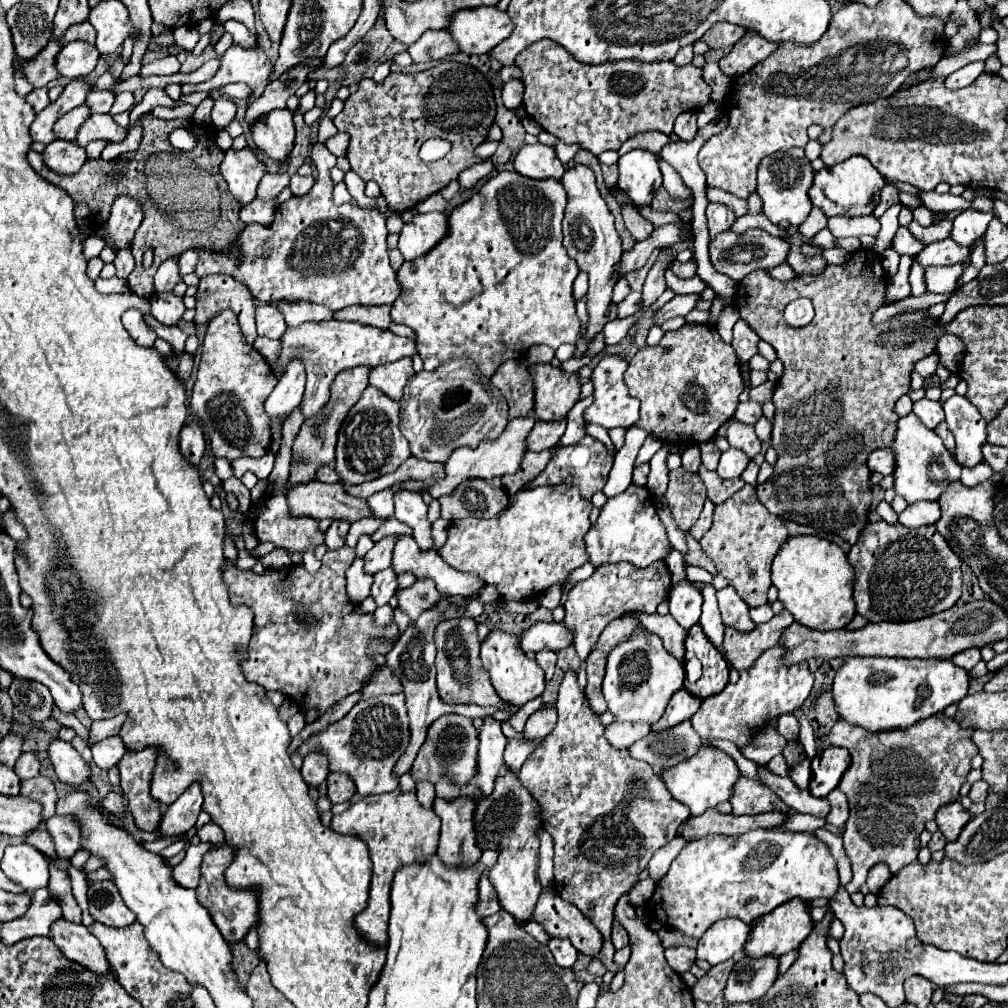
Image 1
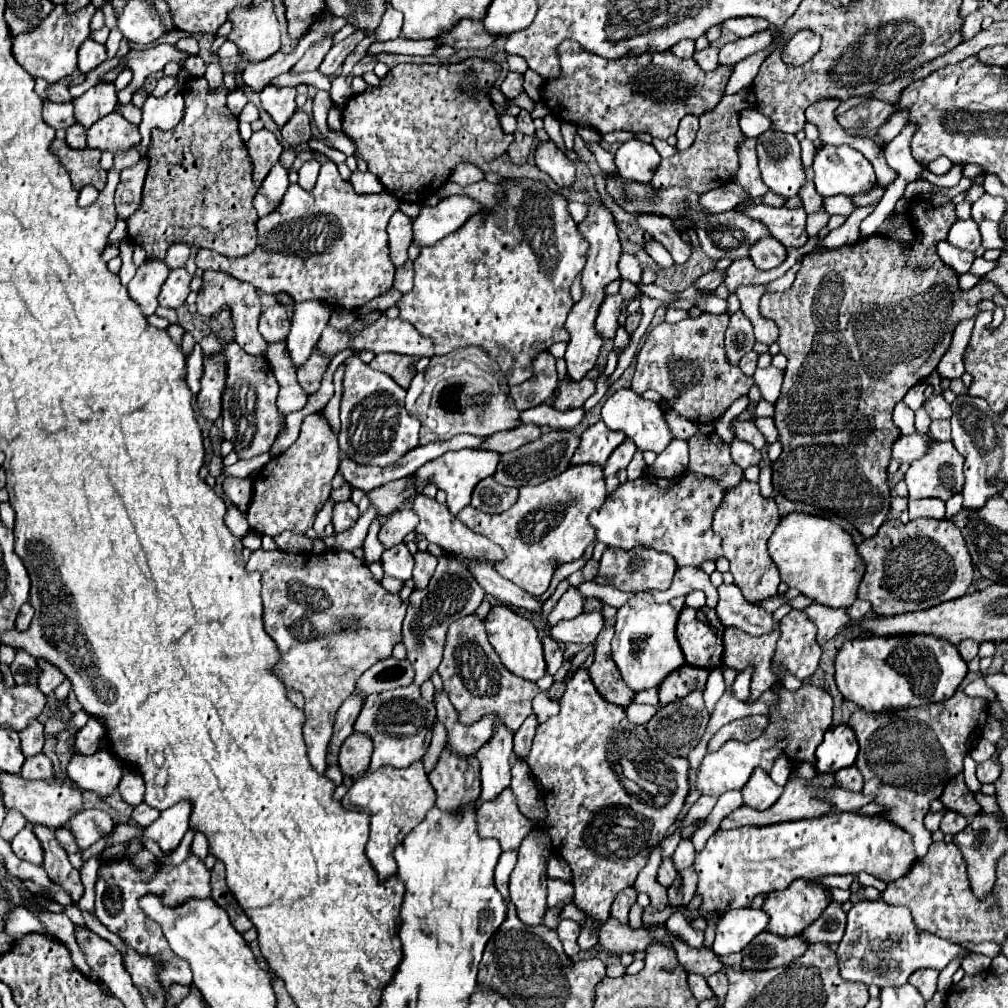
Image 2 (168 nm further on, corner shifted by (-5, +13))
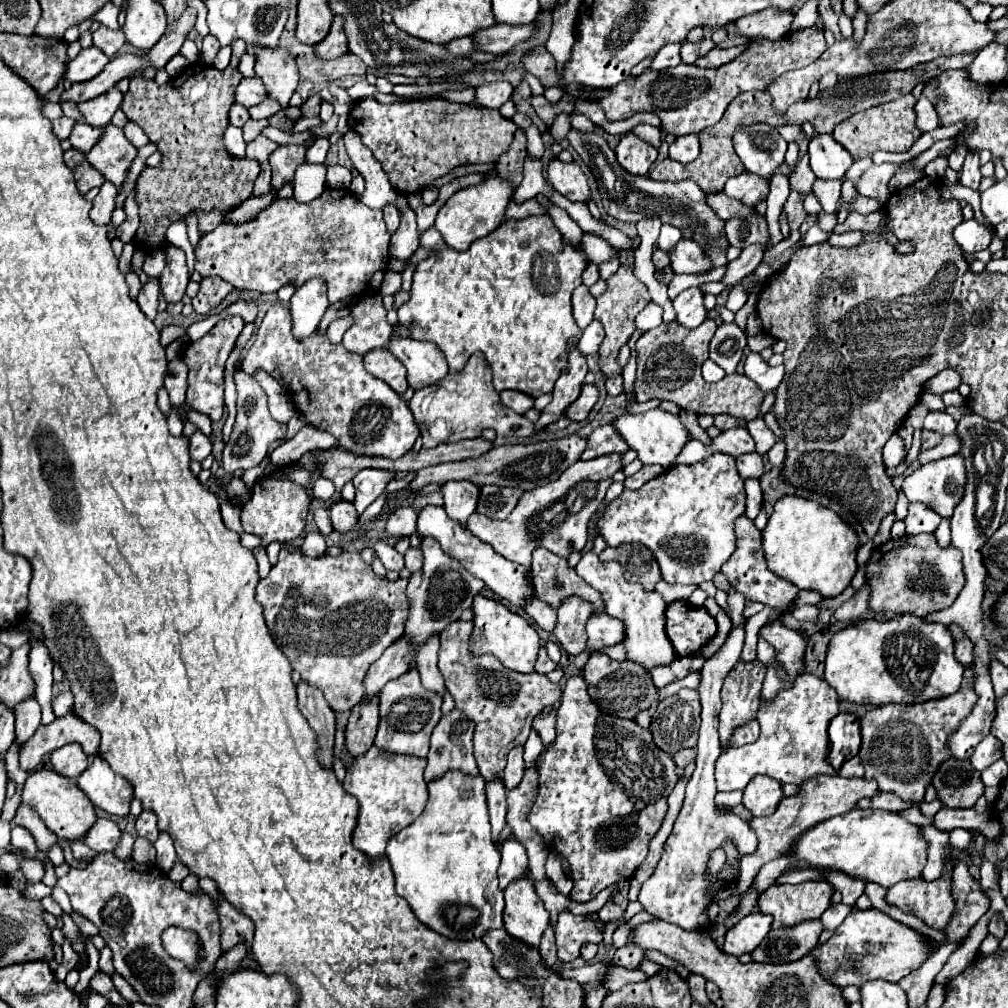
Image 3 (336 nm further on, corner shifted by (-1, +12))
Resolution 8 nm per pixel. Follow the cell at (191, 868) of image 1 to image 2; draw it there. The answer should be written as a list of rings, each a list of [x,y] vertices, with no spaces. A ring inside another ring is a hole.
[[[191,854],[189,860],[181,864],[181,868],[169,868],[167,864],[159,864],[159,862],[151,862],[145,868],[135,868],[127,858],[120,859],[101,863],[97,884],[95,884],[95,914],[107,930],[123,938],[137,954],[151,956],[155,962],[163,964],[163,968],[159,970],[159,984],[165,990],[165,998],[169,1000],[171,984],[191,986],[193,976],[191,976],[191,970],[187,968],[187,962],[171,952],[161,932],[161,926],[141,910],[139,898],[147,894],[155,894],[155,896],[161,896],[165,900],[165,906],[169,908],[177,908],[191,898],[209,898],[211,896],[209,870],[201,860],[195,858],[195,854]]]

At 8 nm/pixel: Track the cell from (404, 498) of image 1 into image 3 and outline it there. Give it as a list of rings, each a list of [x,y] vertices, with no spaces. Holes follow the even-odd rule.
[[[433,505],[423,507],[419,513],[419,519],[417,519],[417,533],[421,537],[433,537],[441,545],[441,549],[445,549],[445,553],[449,553],[449,557],[455,557],[457,561],[461,561],[461,565],[473,577],[481,579],[495,595],[511,601],[513,605],[523,605],[525,599],[533,595],[533,589],[527,585],[527,575],[525,575],[527,569],[523,565],[511,563],[509,559],[499,555],[495,549],[485,545],[481,539],[471,535],[469,529],[465,529],[457,521],[449,519],[443,507],[433,507]]]

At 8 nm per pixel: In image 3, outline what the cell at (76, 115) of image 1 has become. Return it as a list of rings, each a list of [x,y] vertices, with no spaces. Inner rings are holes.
[[[117,87],[109,89],[109,93],[103,93],[101,97],[95,97],[93,101],[83,101],[79,105],[79,111],[83,115],[83,121],[87,125],[93,125],[93,127],[105,127],[113,113],[119,109],[123,101],[123,95]]]

